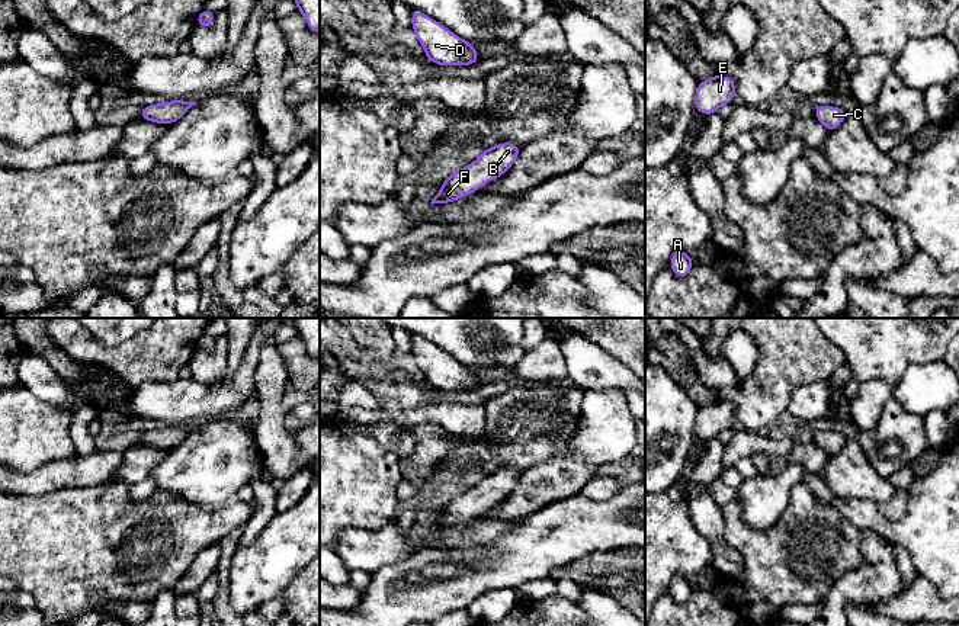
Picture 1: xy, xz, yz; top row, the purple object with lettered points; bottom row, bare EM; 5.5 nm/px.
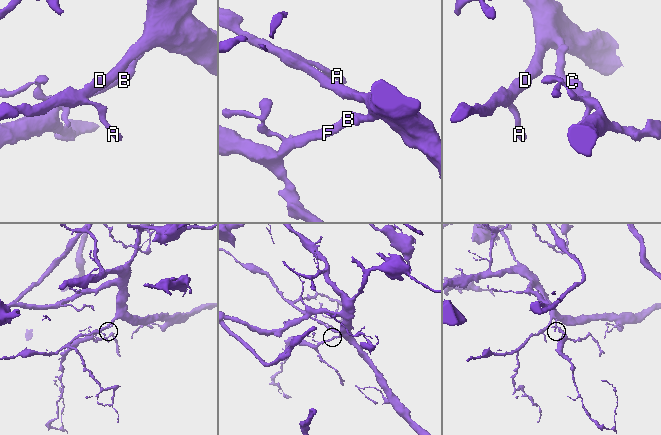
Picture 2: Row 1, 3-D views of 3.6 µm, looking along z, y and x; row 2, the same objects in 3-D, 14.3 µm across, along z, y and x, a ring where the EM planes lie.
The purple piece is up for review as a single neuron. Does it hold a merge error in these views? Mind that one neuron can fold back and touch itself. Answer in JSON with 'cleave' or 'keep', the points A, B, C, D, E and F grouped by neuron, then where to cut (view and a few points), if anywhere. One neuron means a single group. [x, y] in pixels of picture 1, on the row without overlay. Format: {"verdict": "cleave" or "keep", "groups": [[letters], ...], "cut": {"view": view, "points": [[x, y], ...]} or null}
{"verdict": "keep", "groups": [["A", "B", "C", "D", "E", "F"]], "cut": null}

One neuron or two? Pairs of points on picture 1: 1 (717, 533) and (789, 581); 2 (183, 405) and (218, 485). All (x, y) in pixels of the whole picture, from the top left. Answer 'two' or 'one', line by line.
1: two
2: two

